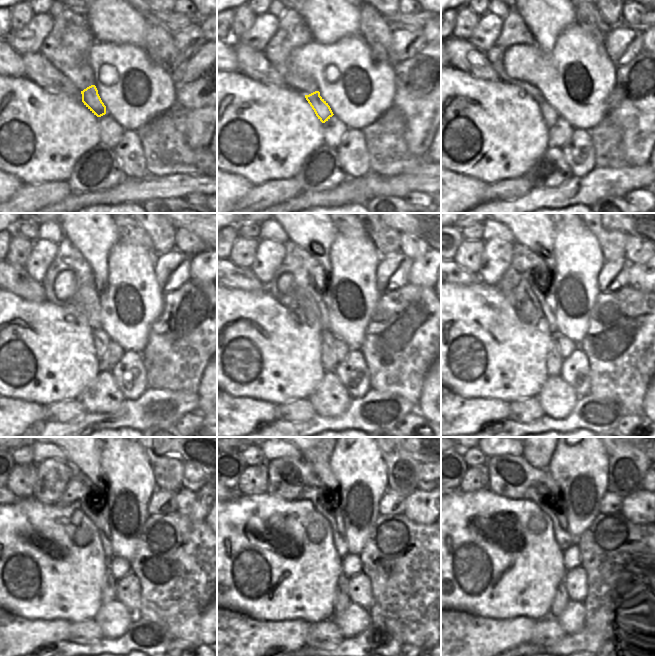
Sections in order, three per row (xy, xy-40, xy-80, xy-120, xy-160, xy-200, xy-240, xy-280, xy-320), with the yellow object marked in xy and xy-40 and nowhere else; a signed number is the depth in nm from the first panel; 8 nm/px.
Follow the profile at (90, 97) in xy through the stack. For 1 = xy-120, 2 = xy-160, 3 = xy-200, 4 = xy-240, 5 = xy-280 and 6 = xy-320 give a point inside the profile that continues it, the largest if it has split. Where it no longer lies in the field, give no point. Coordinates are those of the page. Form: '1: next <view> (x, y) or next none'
1: next xy-120 (101, 339)
2: next xy-160 (329, 362)
3: next xy-200 (554, 360)
4: next xy-240 (108, 583)
5: next xy-280 (340, 600)
6: next xy-320 (560, 601)

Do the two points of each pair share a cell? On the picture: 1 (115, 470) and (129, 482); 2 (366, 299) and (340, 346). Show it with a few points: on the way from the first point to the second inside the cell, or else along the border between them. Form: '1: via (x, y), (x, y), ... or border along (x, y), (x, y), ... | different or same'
1: via (118, 471), (126, 479) | same
2: border along (334, 336), (338, 337), (350, 350) | different

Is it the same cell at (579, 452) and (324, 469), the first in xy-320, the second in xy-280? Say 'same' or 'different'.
different

